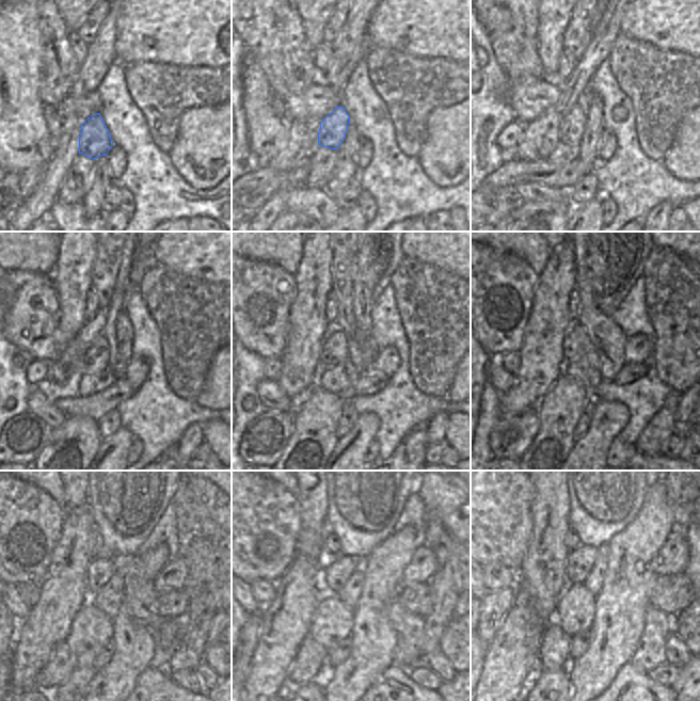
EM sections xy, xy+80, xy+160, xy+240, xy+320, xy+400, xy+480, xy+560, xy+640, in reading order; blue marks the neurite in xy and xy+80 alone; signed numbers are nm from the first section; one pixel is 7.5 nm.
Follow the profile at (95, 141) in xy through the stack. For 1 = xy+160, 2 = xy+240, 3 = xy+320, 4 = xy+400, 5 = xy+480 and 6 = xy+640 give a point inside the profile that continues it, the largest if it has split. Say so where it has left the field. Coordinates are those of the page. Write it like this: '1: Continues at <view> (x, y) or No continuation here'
1: Continues at xy+160 (571, 129)
2: Continues at xy+240 (96, 359)
3: Continues at xy+320 (335, 347)
4: Continues at xy+400 (576, 341)
5: Continues at xy+480 (100, 570)
6: Continues at xy+640 (581, 560)

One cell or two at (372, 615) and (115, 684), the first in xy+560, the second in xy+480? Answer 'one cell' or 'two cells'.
one cell

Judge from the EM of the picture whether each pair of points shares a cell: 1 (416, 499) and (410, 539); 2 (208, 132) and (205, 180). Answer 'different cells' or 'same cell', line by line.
1: different cells
2: same cell

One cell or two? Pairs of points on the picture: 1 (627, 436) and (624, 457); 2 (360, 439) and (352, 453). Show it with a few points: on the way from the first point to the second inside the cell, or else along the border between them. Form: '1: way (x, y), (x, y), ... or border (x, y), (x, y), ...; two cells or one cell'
1: border (619, 436), (629, 443), (635, 444); two cells
2: way (356, 442), (352, 450); one cell

